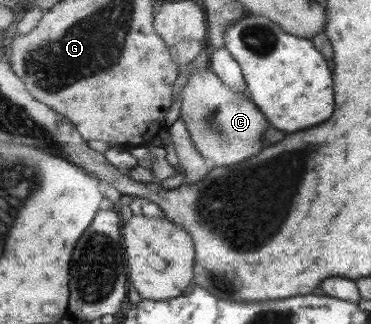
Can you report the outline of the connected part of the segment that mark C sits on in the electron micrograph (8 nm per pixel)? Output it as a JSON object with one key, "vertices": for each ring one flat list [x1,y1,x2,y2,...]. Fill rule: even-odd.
{"vertices":[[209,64,198,68,189,75,187,84,182,89,180,117,187,125,187,131,199,154,210,159,215,167,235,165,253,155,257,155,265,143,263,133,267,129,267,119,253,103,250,96,231,89,212,70]]}

